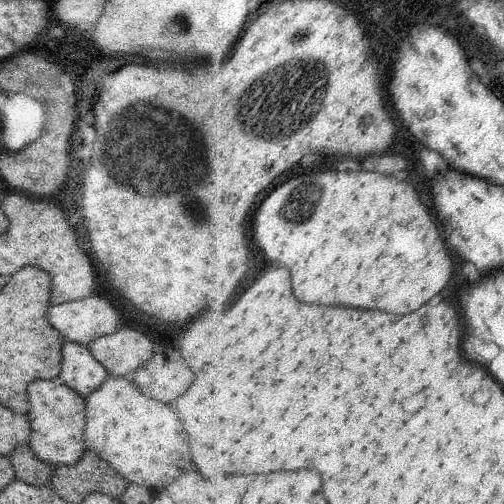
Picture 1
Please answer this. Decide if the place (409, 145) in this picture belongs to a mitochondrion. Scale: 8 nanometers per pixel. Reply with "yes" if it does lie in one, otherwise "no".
no

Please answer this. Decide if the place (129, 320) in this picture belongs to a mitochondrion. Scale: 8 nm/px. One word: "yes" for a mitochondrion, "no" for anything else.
no

